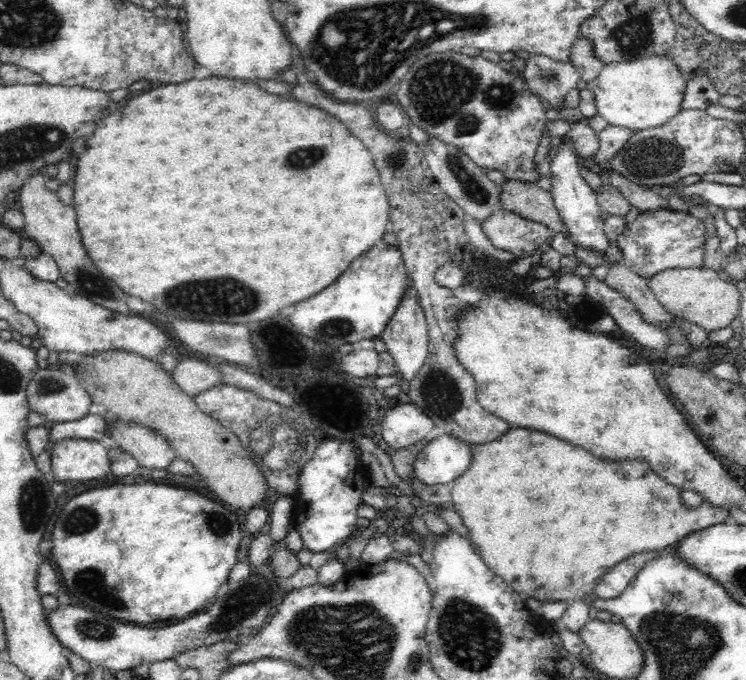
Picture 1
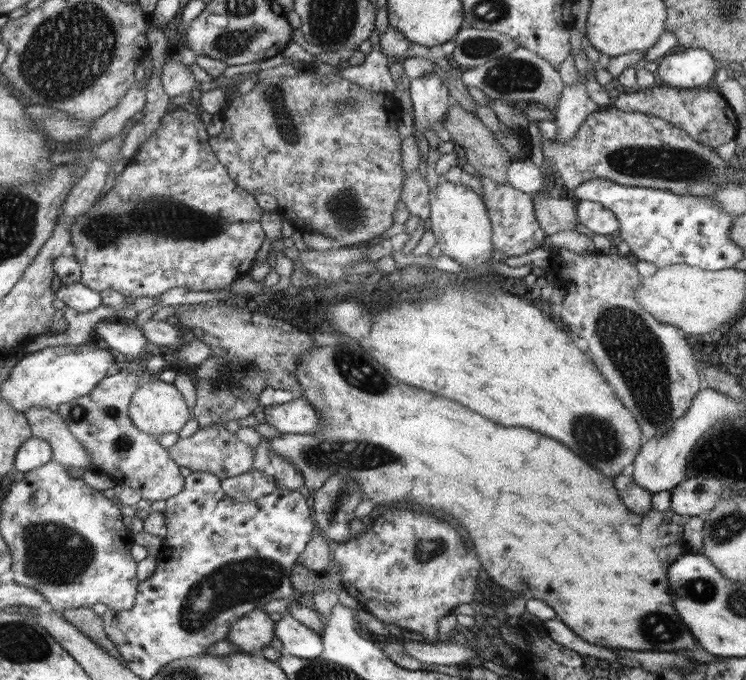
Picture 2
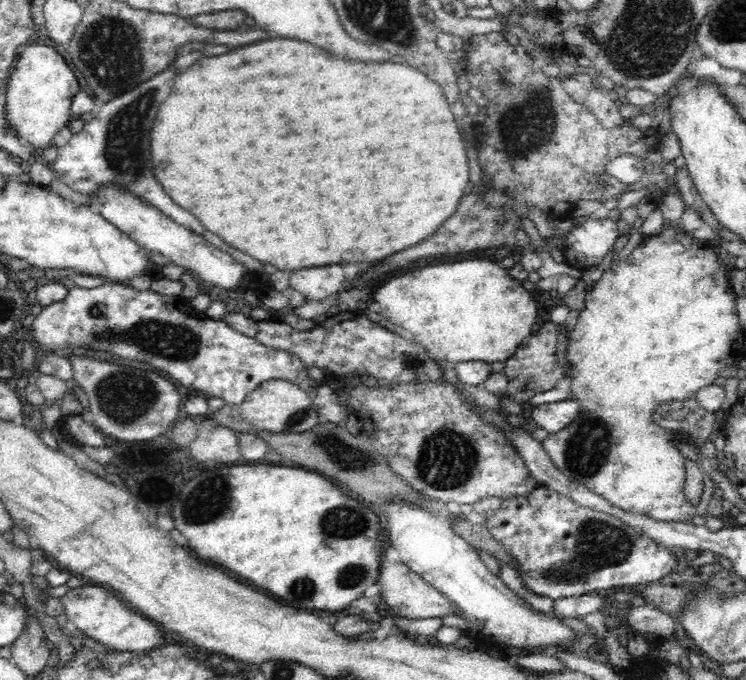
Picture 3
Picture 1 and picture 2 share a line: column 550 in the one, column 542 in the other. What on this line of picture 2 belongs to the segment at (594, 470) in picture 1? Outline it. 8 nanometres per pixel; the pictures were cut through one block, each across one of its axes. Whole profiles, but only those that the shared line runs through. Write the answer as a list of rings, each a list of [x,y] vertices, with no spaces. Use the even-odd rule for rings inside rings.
[[[315,346],[314,348],[308,349],[303,352],[303,355],[300,357],[300,364],[298,365],[298,372],[296,372],[296,377],[299,378],[299,383],[301,384],[301,394],[305,401],[312,405],[314,410],[319,412],[319,416],[321,416],[321,427],[314,431],[313,433],[302,434],[302,433],[288,433],[283,434],[278,437],[272,437],[268,439],[269,444],[269,452],[274,454],[279,454],[284,460],[289,460],[297,469],[300,474],[304,477],[306,481],[307,487],[311,490],[311,492],[319,490],[331,480],[331,476],[335,476],[336,474],[341,474],[342,476],[347,476],[348,478],[353,478],[357,485],[359,486],[359,490],[361,490],[362,500],[371,500],[375,506],[378,508],[388,507],[393,504],[393,506],[401,506],[402,508],[413,508],[414,510],[428,510],[428,512],[432,512],[432,516],[452,516],[452,518],[456,518],[456,520],[460,520],[460,526],[464,526],[464,530],[468,532],[468,538],[472,540],[472,544],[474,544],[474,548],[476,548],[476,554],[480,561],[480,564],[483,564],[484,572],[490,576],[490,580],[494,580],[500,588],[506,588],[506,590],[512,590],[512,592],[518,592],[521,596],[526,599],[538,599],[542,602],[548,604],[550,608],[555,610],[557,614],[557,619],[564,622],[564,624],[568,625],[568,628],[579,636],[582,640],[587,640],[590,644],[595,644],[596,646],[603,646],[604,648],[625,648],[626,650],[640,650],[640,651],[679,651],[682,652],[690,646],[694,646],[694,643],[697,643],[695,637],[692,636],[692,633],[688,630],[688,627],[685,625],[685,622],[680,620],[680,617],[677,615],[675,611],[674,600],[675,598],[671,596],[670,584],[668,584],[667,570],[670,564],[674,563],[676,559],[679,559],[683,554],[688,553],[687,546],[684,546],[684,540],[682,540],[682,531],[684,530],[684,524],[686,522],[686,517],[682,516],[680,513],[674,512],[671,508],[668,510],[660,511],[660,510],[651,510],[651,512],[647,512],[647,514],[636,514],[634,512],[628,512],[627,506],[622,504],[622,498],[616,494],[616,488],[612,486],[612,478],[606,478],[602,472],[598,472],[596,468],[592,468],[592,466],[588,466],[580,456],[576,456],[572,450],[568,450],[564,444],[560,444],[558,440],[552,440],[552,438],[548,438],[548,436],[540,436],[540,434],[536,434],[536,432],[532,432],[529,428],[504,428],[504,426],[500,426],[500,424],[496,424],[496,422],[492,422],[492,420],[488,420],[488,418],[484,418],[484,416],[480,416],[480,414],[476,414],[476,412],[472,412],[472,410],[468,410],[464,405],[458,404],[454,402],[454,400],[448,400],[448,398],[444,398],[443,396],[436,396],[436,394],[430,394],[430,392],[424,392],[424,390],[420,390],[420,388],[416,388],[416,386],[410,386],[410,384],[404,384],[404,382],[400,382],[400,380],[396,380],[396,378],[392,378],[388,372],[386,372],[386,368],[378,362],[378,360],[374,360],[362,346],[360,348],[322,348],[322,346]]]

